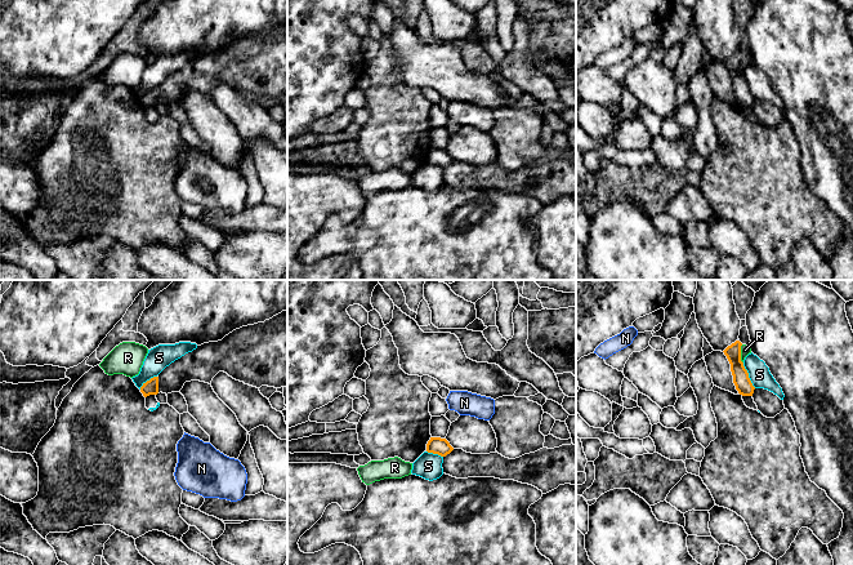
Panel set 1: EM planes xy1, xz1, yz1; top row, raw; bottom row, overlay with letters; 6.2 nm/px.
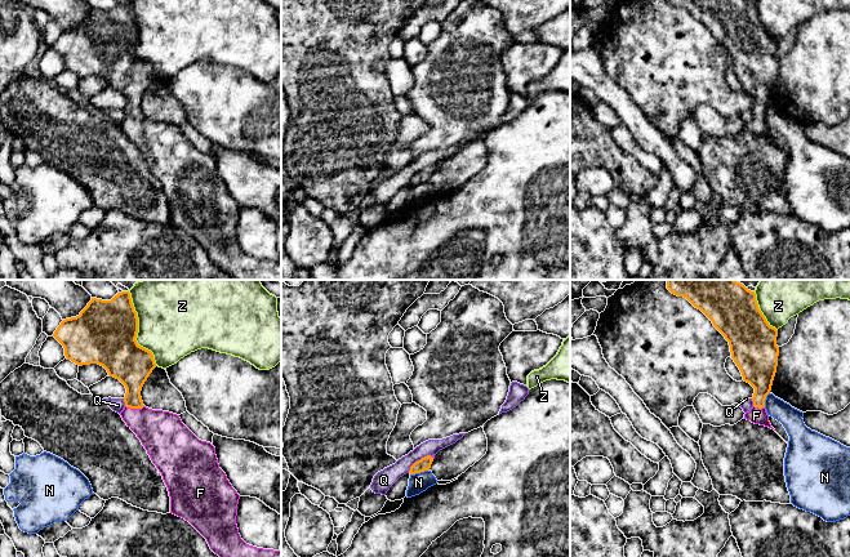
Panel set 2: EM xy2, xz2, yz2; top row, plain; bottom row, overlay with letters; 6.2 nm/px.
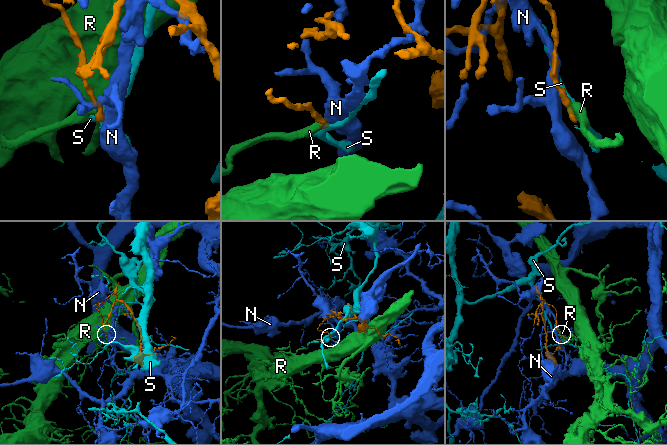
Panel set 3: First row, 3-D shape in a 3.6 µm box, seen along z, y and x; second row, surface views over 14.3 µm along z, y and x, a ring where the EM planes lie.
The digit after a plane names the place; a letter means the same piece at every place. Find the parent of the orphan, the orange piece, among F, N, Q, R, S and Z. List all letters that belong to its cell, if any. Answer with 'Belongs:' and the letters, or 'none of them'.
Belongs: F

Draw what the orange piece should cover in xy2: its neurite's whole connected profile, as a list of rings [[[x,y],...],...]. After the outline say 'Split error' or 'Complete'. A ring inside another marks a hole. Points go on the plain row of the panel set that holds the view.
[[[121,3],[111,12],[92,9],[79,27],[63,31],[53,48],[63,57],[67,71],[79,77],[98,75],[125,97],[125,119],[120,126],[161,184],[170,208],[170,224],[188,232],[233,280],[281,280],[280,262],[257,259],[241,250],[236,236],[240,206],[219,179],[215,159],[199,151],[179,126],[143,116],[141,102],[156,75],[152,63],[137,54],[137,44],[138,28],[130,4]]]. Split error

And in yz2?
[[[668,0],[700,21],[729,53],[743,92],[755,99],[753,119],[744,130],[774,141],[765,120],[776,84],[778,41],[769,36],[748,0]]]. Split error

